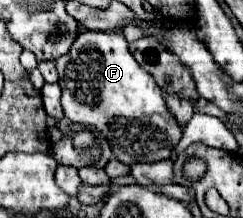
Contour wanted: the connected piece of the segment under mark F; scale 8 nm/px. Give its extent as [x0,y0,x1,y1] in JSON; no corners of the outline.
[55,31,183,165]

